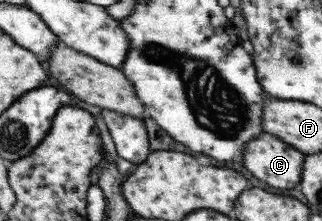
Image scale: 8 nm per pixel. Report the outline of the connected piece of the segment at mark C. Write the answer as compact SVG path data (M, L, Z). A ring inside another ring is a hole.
M267 133L244 143L241 162L258 180L272 188L294 188L299 184L305 155Z

